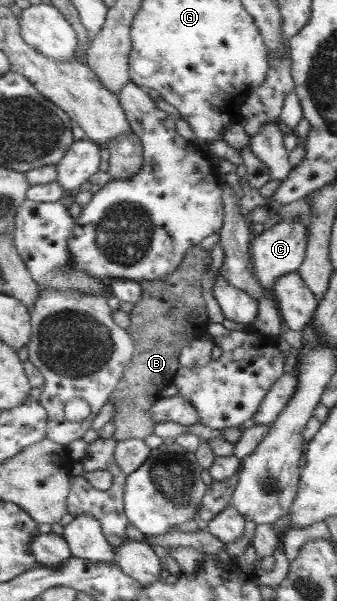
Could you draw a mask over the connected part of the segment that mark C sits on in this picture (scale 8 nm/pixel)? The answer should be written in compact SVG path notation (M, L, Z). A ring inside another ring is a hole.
M284 220L278 222L272 228L256 236L252 244L253 262L259 282L268 289L275 289L277 283L286 276L299 273L301 267L305 265L305 259L309 253L310 229L302 220Z

